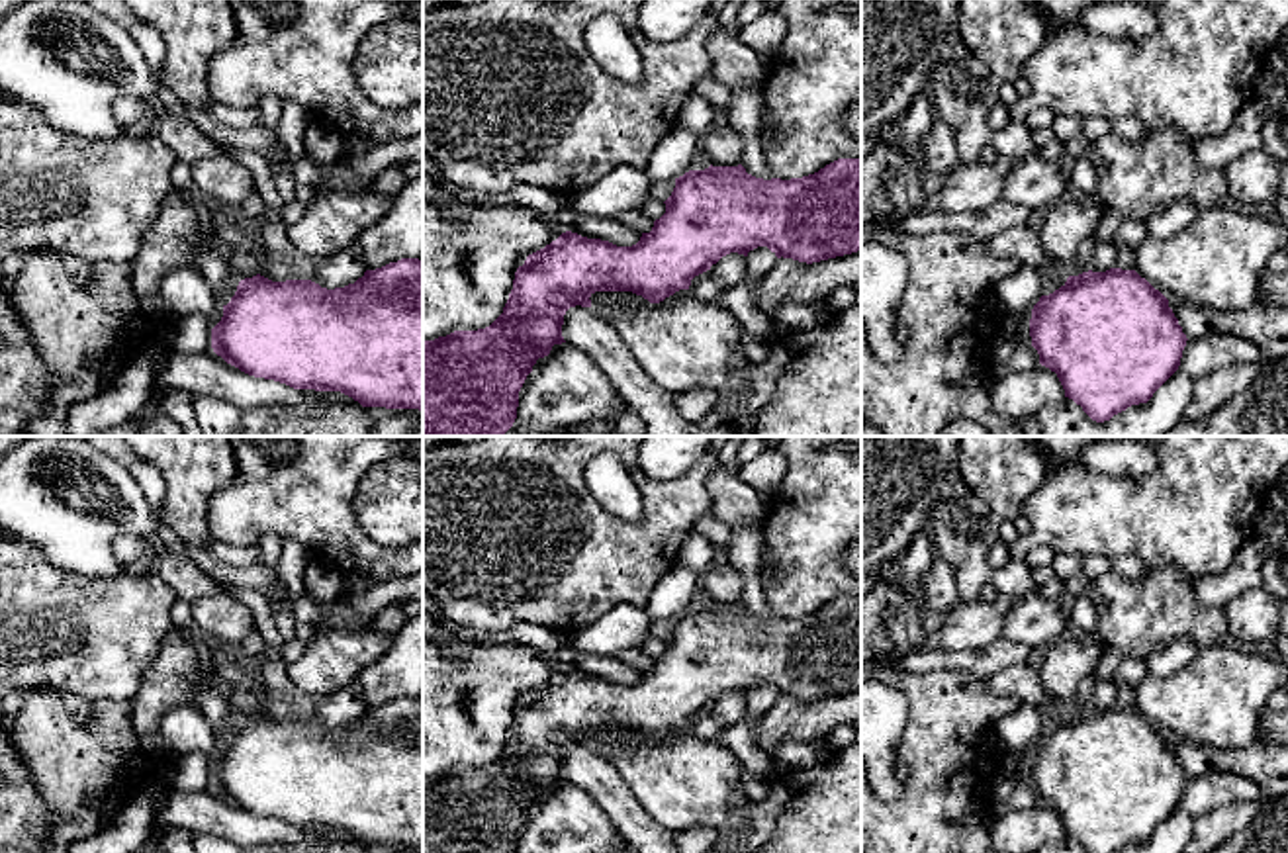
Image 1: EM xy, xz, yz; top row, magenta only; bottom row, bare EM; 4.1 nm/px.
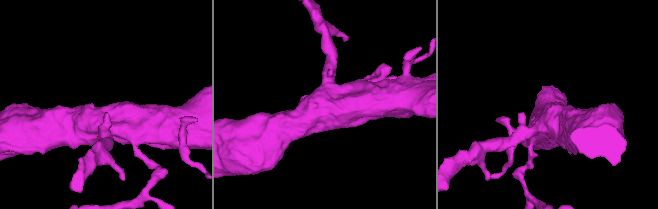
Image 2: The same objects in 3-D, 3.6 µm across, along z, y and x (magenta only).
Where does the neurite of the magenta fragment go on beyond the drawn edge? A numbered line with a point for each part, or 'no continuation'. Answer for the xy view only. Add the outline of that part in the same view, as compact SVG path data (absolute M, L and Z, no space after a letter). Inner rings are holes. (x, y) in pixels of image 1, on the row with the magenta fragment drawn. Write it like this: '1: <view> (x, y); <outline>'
1: xy (245, 265); M231 250L229 266L239 280L260 274L258 258L249 250Z

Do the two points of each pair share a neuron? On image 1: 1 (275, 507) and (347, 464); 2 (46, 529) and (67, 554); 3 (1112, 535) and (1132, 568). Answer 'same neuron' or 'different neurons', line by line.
1: same neuron
2: same neuron
3: different neurons

